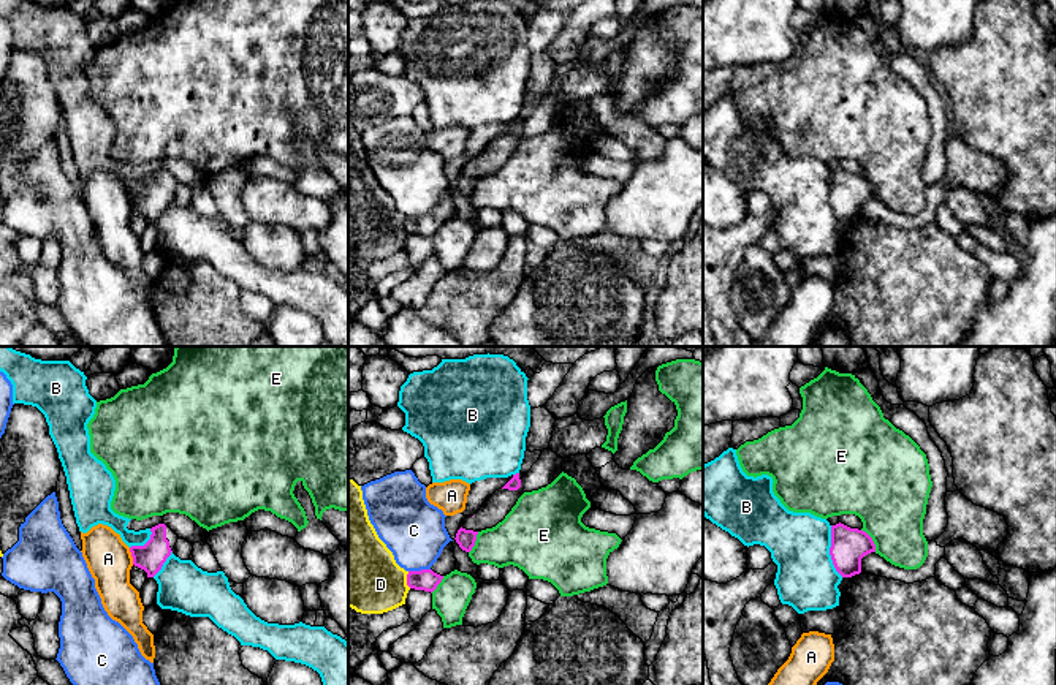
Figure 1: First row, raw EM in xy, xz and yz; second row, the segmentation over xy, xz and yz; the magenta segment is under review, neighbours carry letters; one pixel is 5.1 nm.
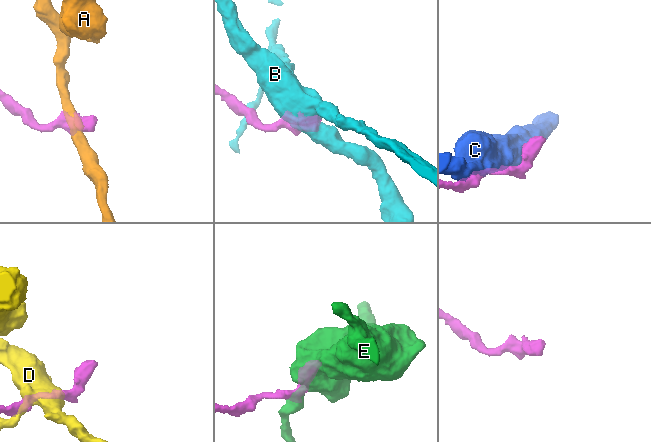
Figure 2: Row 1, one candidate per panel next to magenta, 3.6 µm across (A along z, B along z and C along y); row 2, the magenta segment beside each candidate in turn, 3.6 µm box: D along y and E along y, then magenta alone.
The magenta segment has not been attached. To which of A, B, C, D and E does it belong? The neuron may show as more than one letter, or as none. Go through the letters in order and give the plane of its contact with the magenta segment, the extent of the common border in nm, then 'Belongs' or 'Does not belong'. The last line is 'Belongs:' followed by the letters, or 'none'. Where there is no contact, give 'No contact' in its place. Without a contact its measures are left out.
A: Touches magenta in xy. Shared border 90 nm. Does not belong
B: Touches magenta in yz. Shared border 280 nm. Does not belong
C: Touches magenta in xz. Shared border 110 nm. Does not belong
D: Touches magenta in xz. Shared border 90 nm. Does not belong
E: Touches magenta in yz. Shared border 140 nm. Does not belong
Belongs: none

